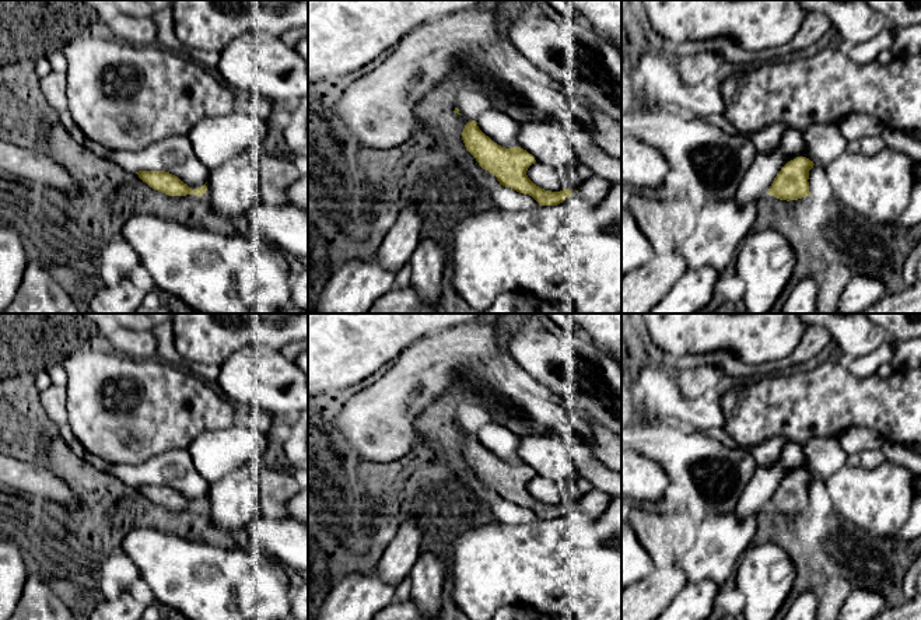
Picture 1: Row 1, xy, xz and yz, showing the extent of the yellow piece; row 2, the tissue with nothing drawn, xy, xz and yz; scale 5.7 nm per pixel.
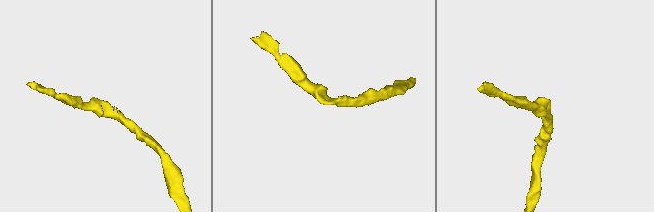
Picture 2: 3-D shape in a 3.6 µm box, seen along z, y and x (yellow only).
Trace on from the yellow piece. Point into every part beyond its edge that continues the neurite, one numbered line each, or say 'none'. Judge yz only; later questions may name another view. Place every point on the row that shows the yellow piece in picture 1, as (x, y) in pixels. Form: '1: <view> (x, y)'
none

